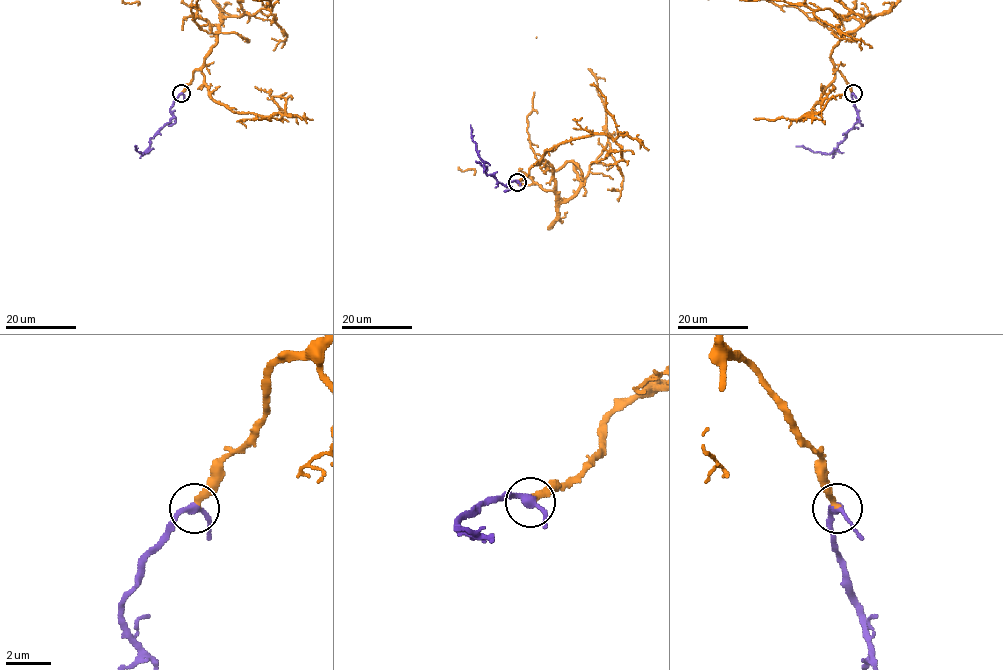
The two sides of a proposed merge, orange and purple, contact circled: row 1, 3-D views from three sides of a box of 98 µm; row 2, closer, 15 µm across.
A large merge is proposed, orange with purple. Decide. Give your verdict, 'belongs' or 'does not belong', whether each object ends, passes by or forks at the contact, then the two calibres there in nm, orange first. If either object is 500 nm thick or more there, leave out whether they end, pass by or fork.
belongs; orange ends there; purple passes by; 280 nm thick on the orange side, 300 nm on the other

